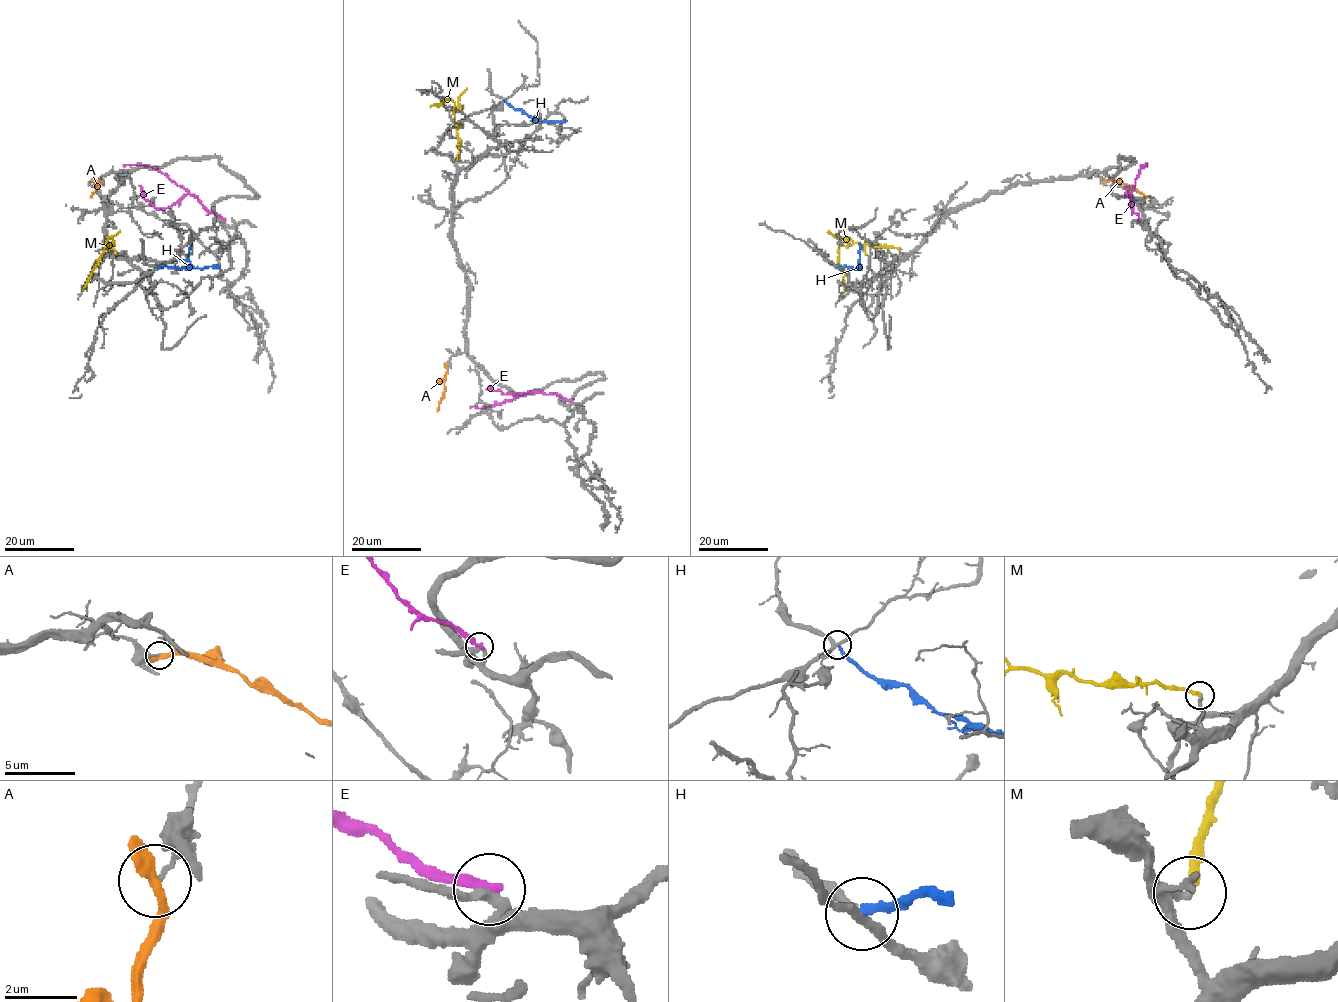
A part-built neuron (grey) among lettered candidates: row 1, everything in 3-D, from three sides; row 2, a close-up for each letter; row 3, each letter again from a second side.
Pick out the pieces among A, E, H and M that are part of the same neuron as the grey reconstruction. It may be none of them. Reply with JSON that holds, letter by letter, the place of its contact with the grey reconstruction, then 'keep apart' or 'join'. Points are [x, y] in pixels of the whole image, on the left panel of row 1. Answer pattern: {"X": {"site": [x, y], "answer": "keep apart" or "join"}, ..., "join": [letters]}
{"A": {"site": [99, 180], "answer": "keep apart"}, "E": {"site": [223, 219], "answer": "keep apart"}, "H": {"site": [157, 268], "answer": "keep apart"}, "M": {"site": [109, 249], "answer": "join"}, "join": ["M"]}

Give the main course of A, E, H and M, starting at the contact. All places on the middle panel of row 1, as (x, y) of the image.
A: (446, 368), (444, 393), (437, 411)
E: (571, 400), (542, 392), (486, 406), (469, 407)
H: (504, 99), (527, 116), (545, 121), (566, 121)
M: (456, 161), (459, 139), (453, 101), (444, 99), (438, 105), (434, 104), (430, 107)

